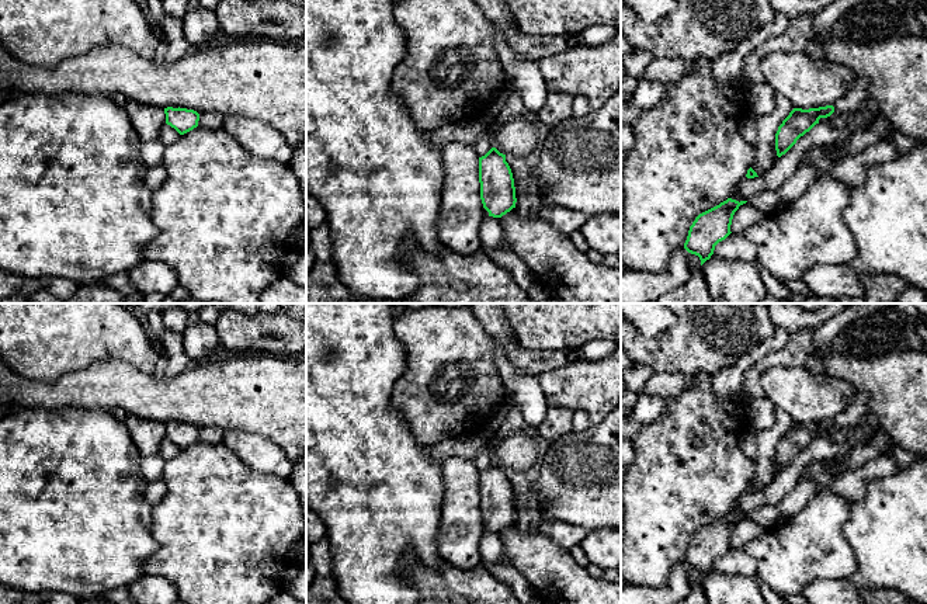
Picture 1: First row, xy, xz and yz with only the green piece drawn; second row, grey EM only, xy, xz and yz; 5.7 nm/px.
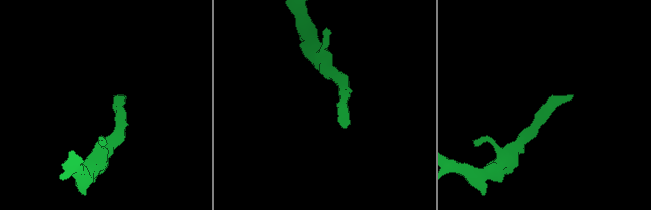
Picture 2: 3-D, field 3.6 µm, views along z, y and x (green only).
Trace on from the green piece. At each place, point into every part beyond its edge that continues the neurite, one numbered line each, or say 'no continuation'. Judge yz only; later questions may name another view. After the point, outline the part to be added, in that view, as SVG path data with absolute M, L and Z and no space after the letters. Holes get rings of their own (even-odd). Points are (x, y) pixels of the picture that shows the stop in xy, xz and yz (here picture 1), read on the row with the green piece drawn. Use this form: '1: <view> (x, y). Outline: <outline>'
1: yz (854, 96). Outline: M857 79L855 83L847 88L844 96L837 100L833 107L837 112L854 112L868 98L868 83Z

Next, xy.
no continuation

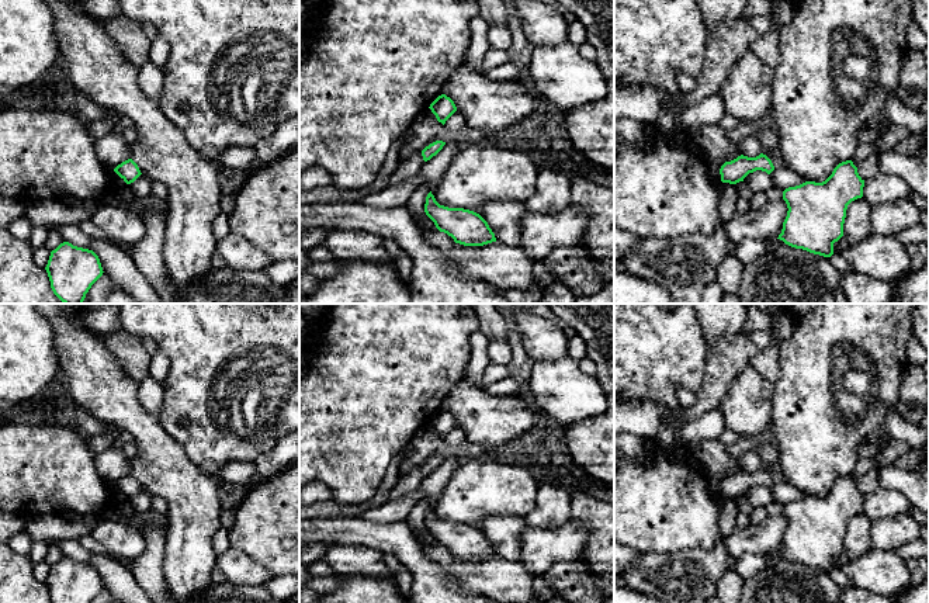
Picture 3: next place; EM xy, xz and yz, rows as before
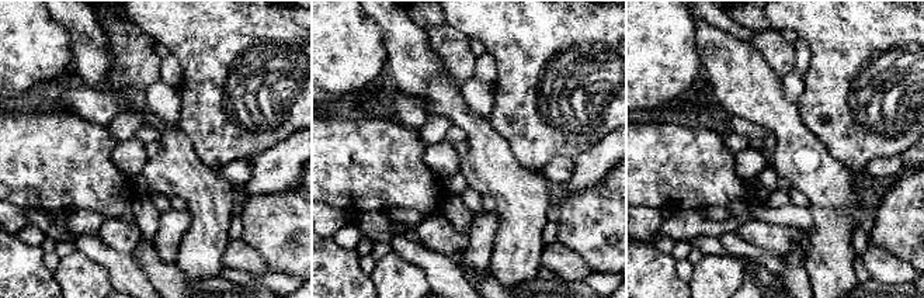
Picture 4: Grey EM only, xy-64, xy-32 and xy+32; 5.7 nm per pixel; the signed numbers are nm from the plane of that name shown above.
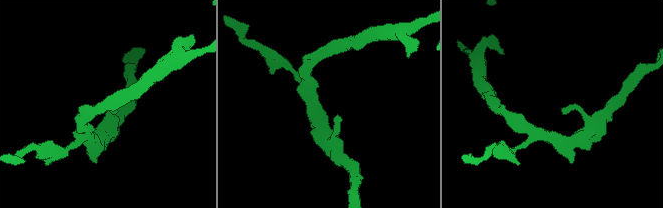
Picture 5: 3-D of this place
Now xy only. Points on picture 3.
no continuation

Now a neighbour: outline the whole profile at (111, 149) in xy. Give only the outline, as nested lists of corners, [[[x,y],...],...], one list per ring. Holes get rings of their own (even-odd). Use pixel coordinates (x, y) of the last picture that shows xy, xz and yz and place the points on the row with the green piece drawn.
[[[112,131],[96,139],[94,149],[98,160],[111,171],[122,162],[131,159],[132,153],[132,145],[124,138],[121,131]]]

